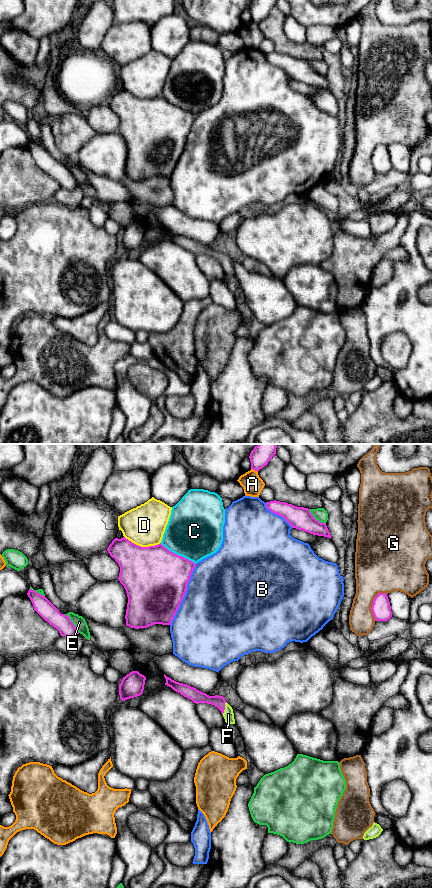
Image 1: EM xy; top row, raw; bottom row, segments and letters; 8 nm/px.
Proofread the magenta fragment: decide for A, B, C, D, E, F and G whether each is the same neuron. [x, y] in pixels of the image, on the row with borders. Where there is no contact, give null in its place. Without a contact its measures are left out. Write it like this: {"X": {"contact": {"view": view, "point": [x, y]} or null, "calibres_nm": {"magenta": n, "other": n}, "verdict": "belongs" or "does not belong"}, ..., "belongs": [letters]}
{"A": {"contact": {"view": "xy", "point": [254, 469]}, "calibres_nm": {"magenta": 160, "other": 160}, "verdict": "does not belong"}, "B": {"contact": {"view": "xy", "point": [184, 595]}, "calibres_nm": {"magenta": 500, "other": 500}, "verdict": "does not belong"}, "C": {"contact": {"view": "xy", "point": [178, 555]}, "calibres_nm": {"magenta": 480, "other": 460}, "verdict": "does not belong"}, "D": {"contact": {"view": "xy", "point": [142, 547]}, "calibres_nm": {"magenta": 480, "other": 320}, "verdict": "does not belong"}, "E": {"contact": {"view": "xy", "point": [72, 622]}, "calibres_nm": {"magenta": 140, "other": 90}, "verdict": "does not belong"}, "F": {"contact": {"view": "xy", "point": [224, 708]}, "calibres_nm": {"magenta": 100, "other": 90}, "verdict": "belongs"}, "G": {"contact": {"view": "xy", "point": [372, 604]}, "calibres_nm": {"magenta": 160, "other": 320}, "verdict": "does not belong"}, "belongs": ["F"]}

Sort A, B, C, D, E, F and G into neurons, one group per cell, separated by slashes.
A / B / C / D / E / F / G

